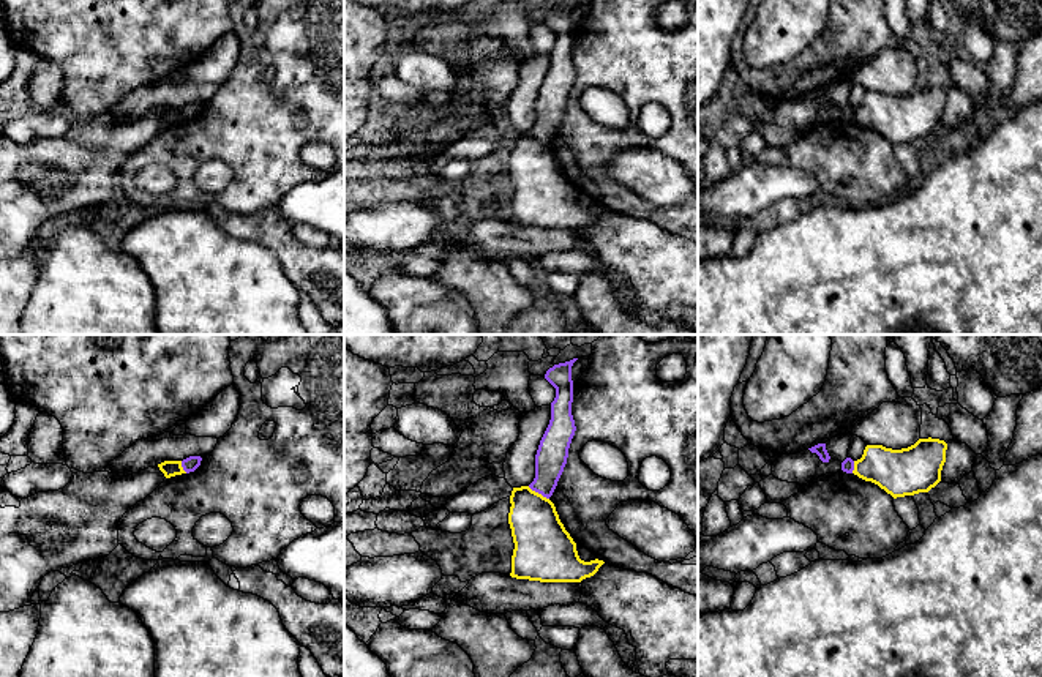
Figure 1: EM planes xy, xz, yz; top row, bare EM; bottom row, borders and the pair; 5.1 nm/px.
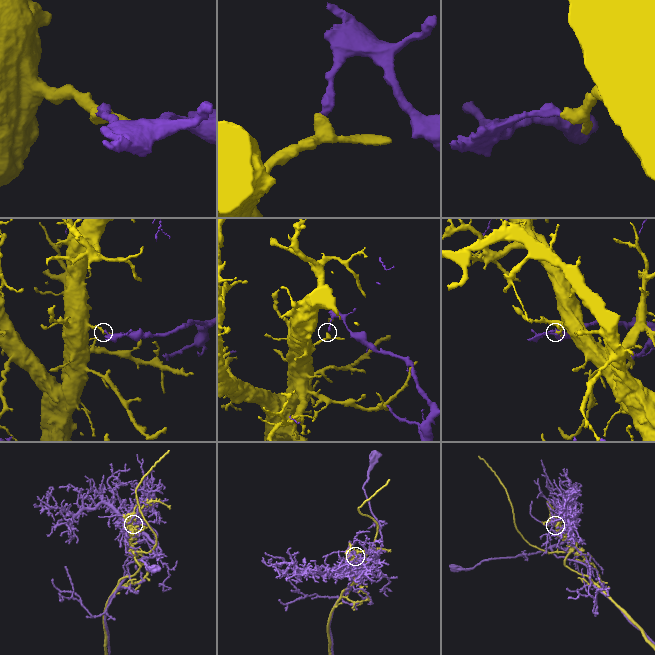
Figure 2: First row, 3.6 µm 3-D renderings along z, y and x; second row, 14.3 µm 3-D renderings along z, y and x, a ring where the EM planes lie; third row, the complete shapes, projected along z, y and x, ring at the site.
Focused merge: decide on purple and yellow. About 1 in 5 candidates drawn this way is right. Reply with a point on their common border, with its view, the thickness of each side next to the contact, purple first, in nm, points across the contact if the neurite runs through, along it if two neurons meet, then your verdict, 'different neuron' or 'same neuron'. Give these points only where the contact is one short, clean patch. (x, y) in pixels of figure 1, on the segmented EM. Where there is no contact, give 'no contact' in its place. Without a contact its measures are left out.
contact xz (539, 493); calibres 160 and 280 nm; border xz (528, 486), (548, 499); different neuron

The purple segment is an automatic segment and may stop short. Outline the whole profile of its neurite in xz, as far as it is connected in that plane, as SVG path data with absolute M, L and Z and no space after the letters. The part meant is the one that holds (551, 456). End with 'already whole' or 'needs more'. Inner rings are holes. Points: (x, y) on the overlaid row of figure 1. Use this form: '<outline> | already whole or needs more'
M578 358L554 365L545 379L556 388L551 402L551 420L535 454L535 478L529 488L549 499L557 486L568 458L576 426L572 415L573 380L572 366Z | already whole

